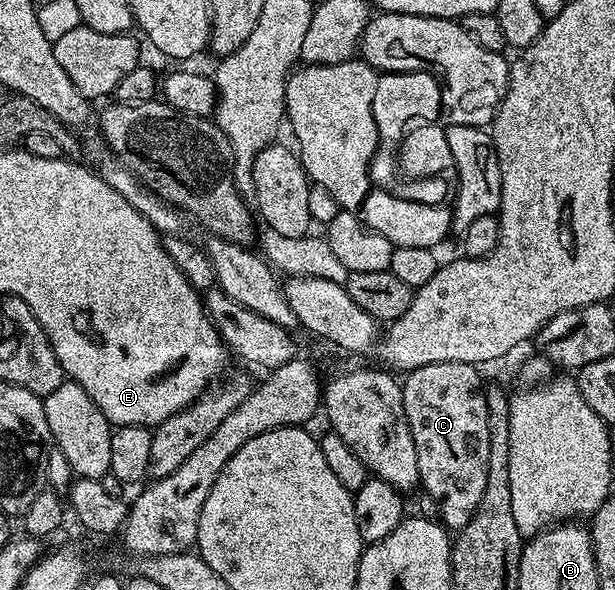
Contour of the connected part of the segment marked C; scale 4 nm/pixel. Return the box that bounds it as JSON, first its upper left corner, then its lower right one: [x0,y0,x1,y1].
[402,363,490,529]

